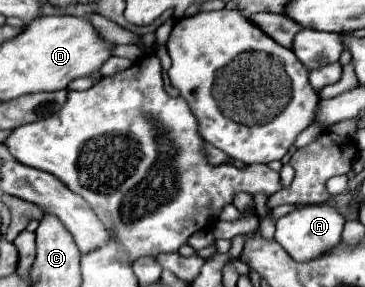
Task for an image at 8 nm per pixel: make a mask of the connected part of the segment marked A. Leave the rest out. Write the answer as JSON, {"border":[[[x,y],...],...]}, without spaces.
{"border":[[[330,204],[300,206],[300,208],[292,210],[290,214],[278,218],[274,238],[294,260],[306,262],[306,260],[322,254],[322,250],[330,250],[330,246],[336,246],[340,242],[344,222],[346,222],[346,218]]]}

